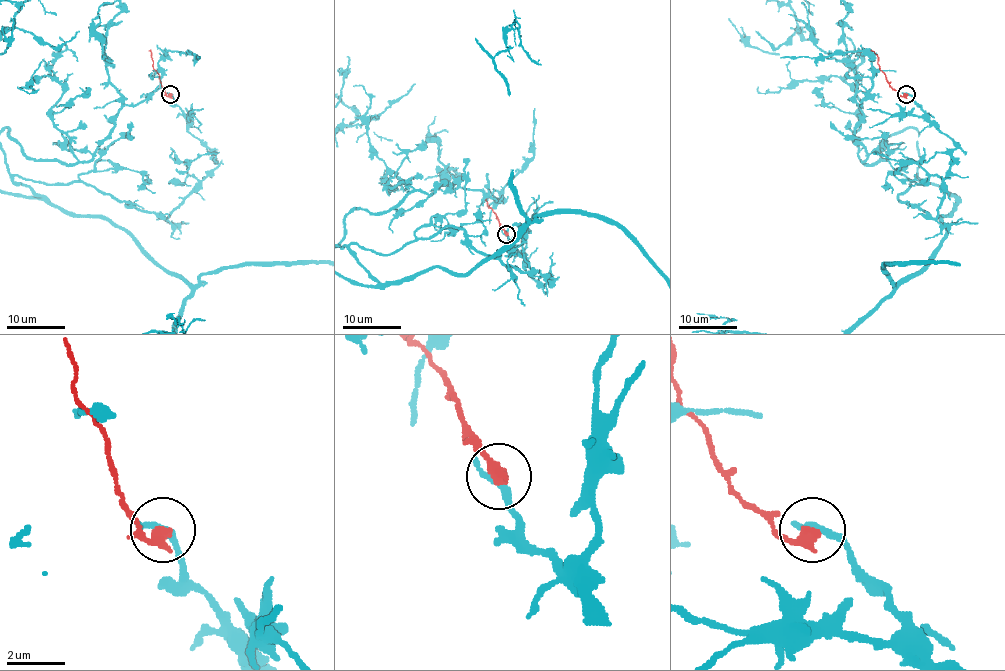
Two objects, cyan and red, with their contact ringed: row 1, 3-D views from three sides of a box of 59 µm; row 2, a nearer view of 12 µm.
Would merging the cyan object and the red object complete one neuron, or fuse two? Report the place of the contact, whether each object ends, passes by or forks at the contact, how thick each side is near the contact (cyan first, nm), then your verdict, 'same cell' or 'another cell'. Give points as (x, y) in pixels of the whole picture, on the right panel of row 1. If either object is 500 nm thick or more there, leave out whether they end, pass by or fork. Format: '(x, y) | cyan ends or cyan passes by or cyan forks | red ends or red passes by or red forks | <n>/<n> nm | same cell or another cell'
(906, 94) | cyan ends | red ends | 320/400 nm | another cell

